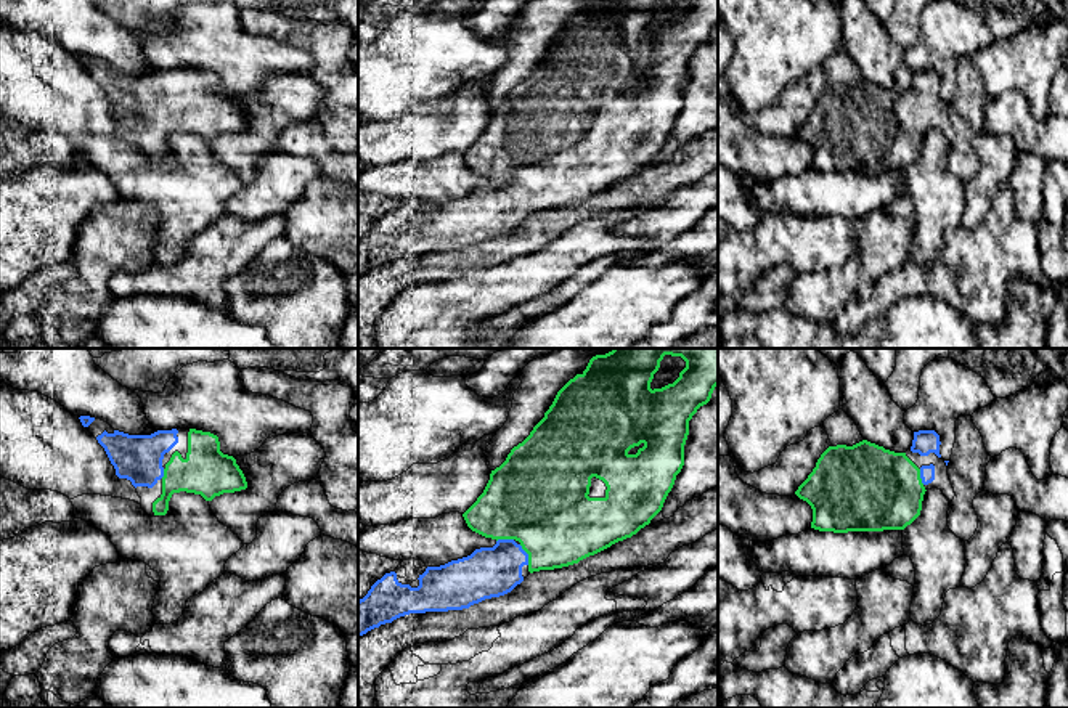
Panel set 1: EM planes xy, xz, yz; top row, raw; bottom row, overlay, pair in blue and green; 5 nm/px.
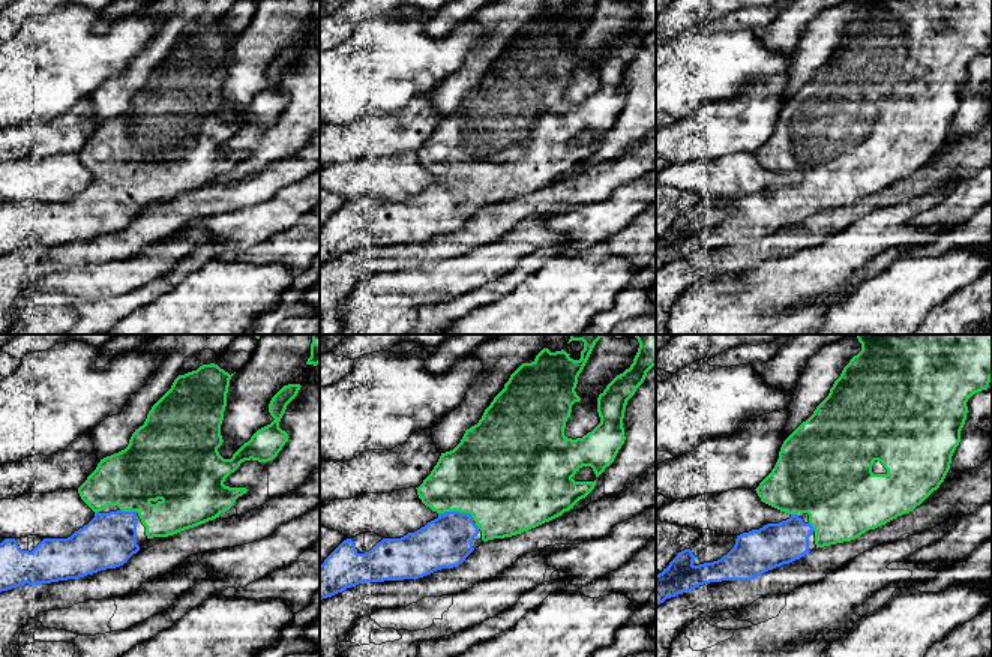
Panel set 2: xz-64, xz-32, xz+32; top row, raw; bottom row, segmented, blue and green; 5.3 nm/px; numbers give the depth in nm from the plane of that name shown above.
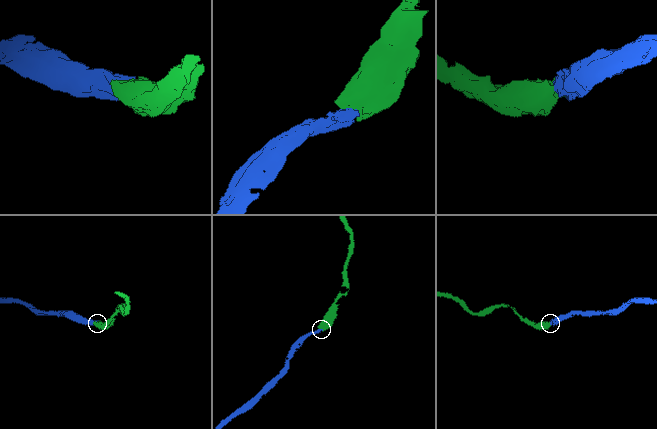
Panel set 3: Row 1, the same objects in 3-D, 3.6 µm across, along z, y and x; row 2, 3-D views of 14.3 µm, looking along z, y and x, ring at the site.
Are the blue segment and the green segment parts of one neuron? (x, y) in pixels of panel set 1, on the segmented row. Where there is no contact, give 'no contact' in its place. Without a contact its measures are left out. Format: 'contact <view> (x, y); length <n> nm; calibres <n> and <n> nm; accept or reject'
contact xz (527, 554); length 120 nm; calibres 260 and 440 nm; accept

